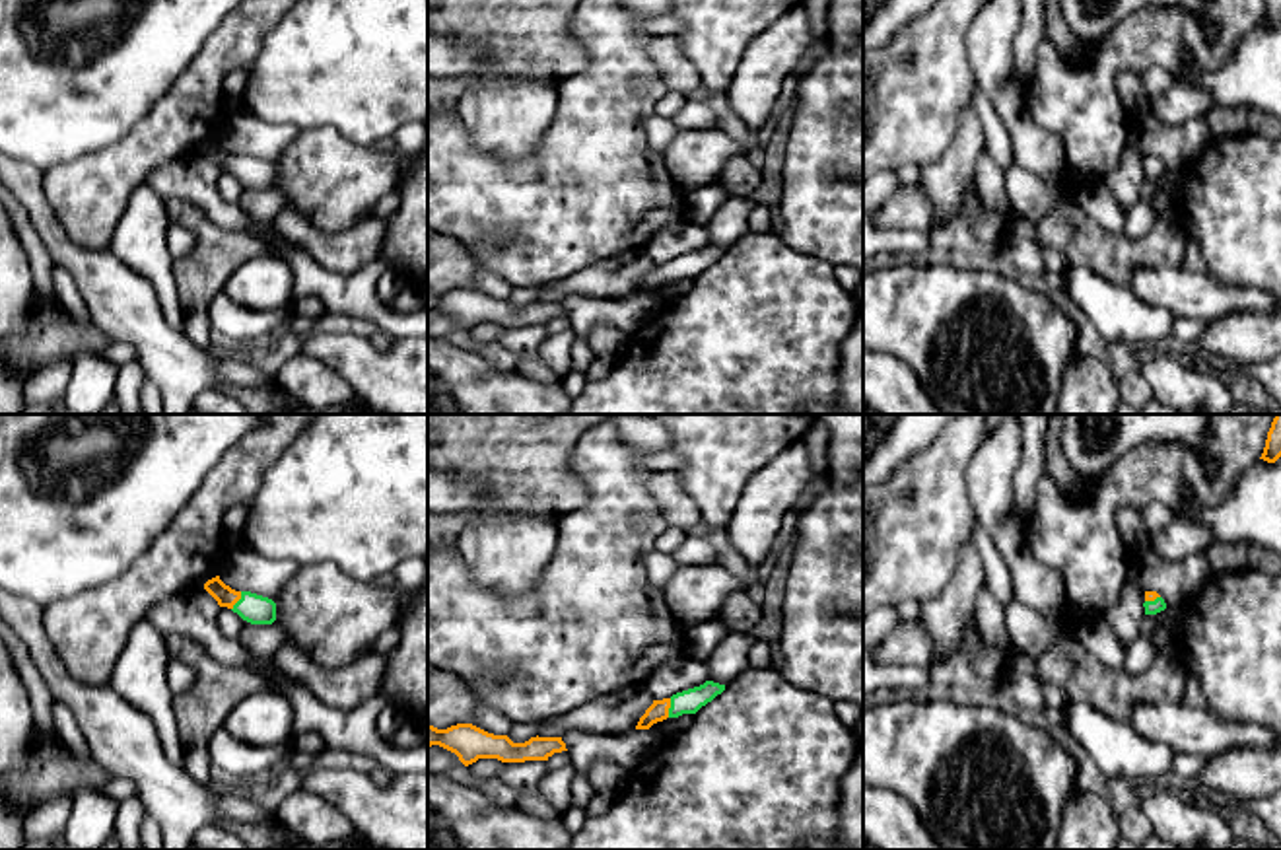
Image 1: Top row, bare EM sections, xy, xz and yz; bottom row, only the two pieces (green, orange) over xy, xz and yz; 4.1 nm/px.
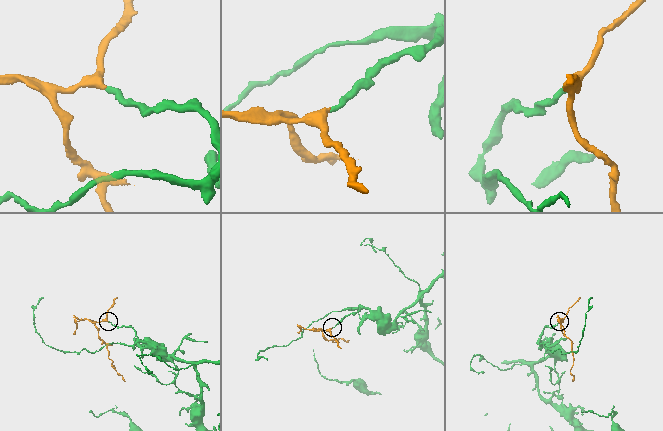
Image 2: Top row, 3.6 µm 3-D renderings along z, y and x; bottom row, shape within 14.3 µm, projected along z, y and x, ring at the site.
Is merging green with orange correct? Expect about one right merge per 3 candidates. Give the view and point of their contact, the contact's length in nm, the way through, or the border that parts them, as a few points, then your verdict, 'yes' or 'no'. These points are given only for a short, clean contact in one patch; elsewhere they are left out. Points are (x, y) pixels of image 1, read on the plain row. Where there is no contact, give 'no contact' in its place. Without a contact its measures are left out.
contact xz (669, 273); length 80 nm; way xz (691, 265), (669, 273), (659, 273); yes

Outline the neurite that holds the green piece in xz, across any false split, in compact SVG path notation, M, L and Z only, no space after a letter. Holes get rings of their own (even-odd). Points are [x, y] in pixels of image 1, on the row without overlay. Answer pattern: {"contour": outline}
{"contour": "M706 245L700 251L673 259L671 263L653 265L653 268L640 282L636 294L649 294L653 288L667 282L678 282L682 278L696 278L702 270L711 266L725 255L725 249Z"}

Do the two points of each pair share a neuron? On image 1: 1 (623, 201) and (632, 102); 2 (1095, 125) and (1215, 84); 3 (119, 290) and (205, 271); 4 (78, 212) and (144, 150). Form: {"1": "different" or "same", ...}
{"1": "same", "2": "different", "3": "different", "4": "same"}

